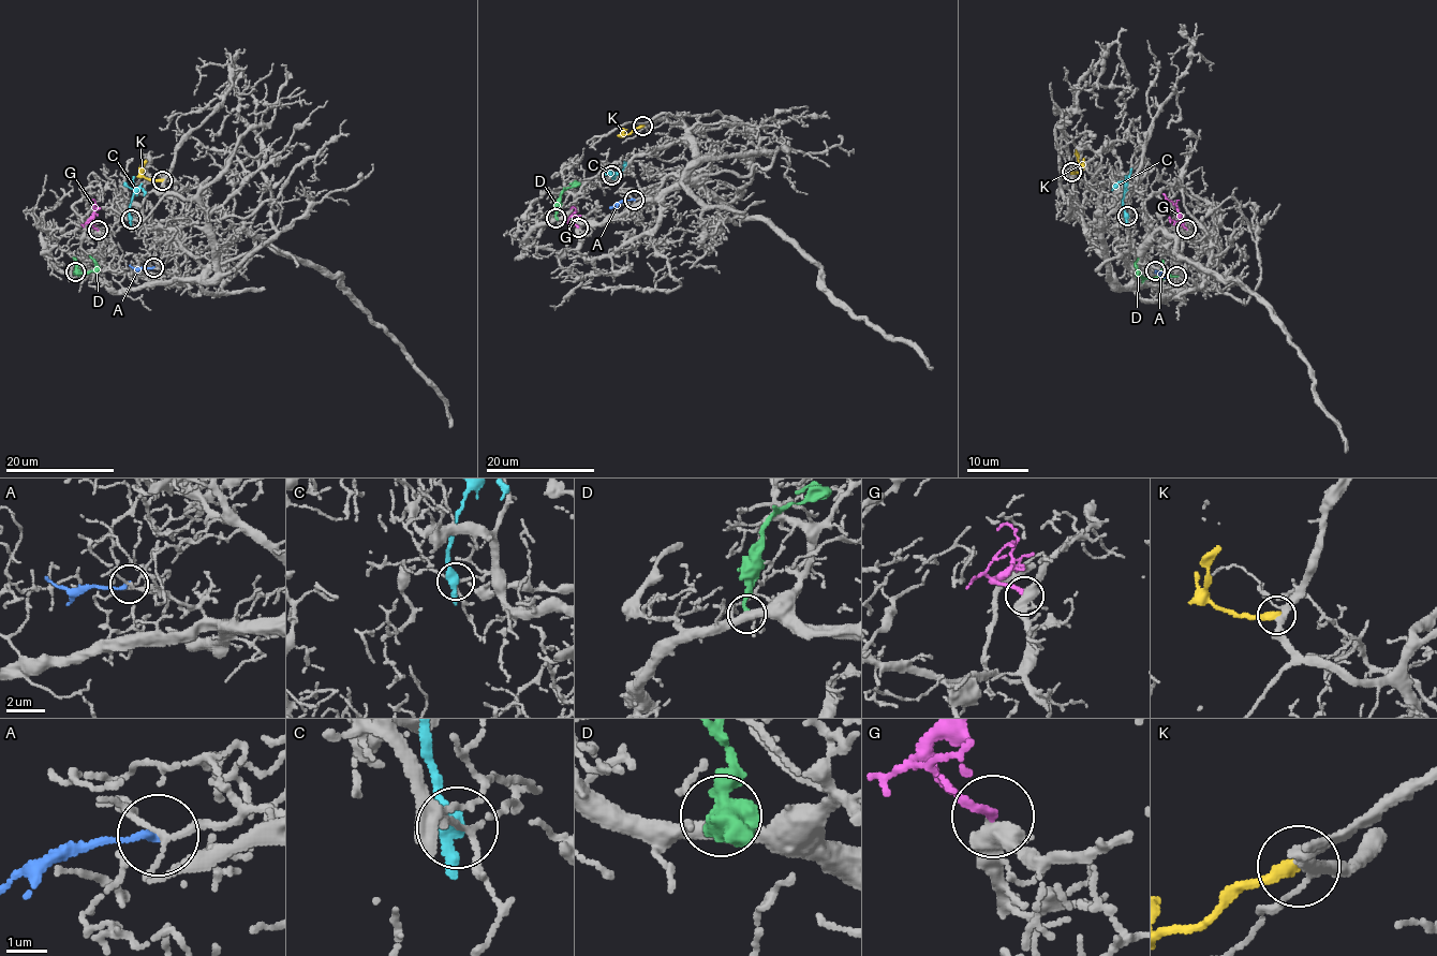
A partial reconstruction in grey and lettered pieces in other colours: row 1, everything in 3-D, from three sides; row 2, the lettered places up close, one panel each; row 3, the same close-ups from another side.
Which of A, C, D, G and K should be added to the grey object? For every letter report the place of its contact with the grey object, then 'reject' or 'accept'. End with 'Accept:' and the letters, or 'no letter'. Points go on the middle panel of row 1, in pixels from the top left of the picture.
A: meets grey at (634, 200); reject
C: meets grey at (611, 175); reject
D: meets grey at (556, 218); reject
G: meets grey at (578, 228); accept
K: meets grey at (642, 126); reject
Accept: G

